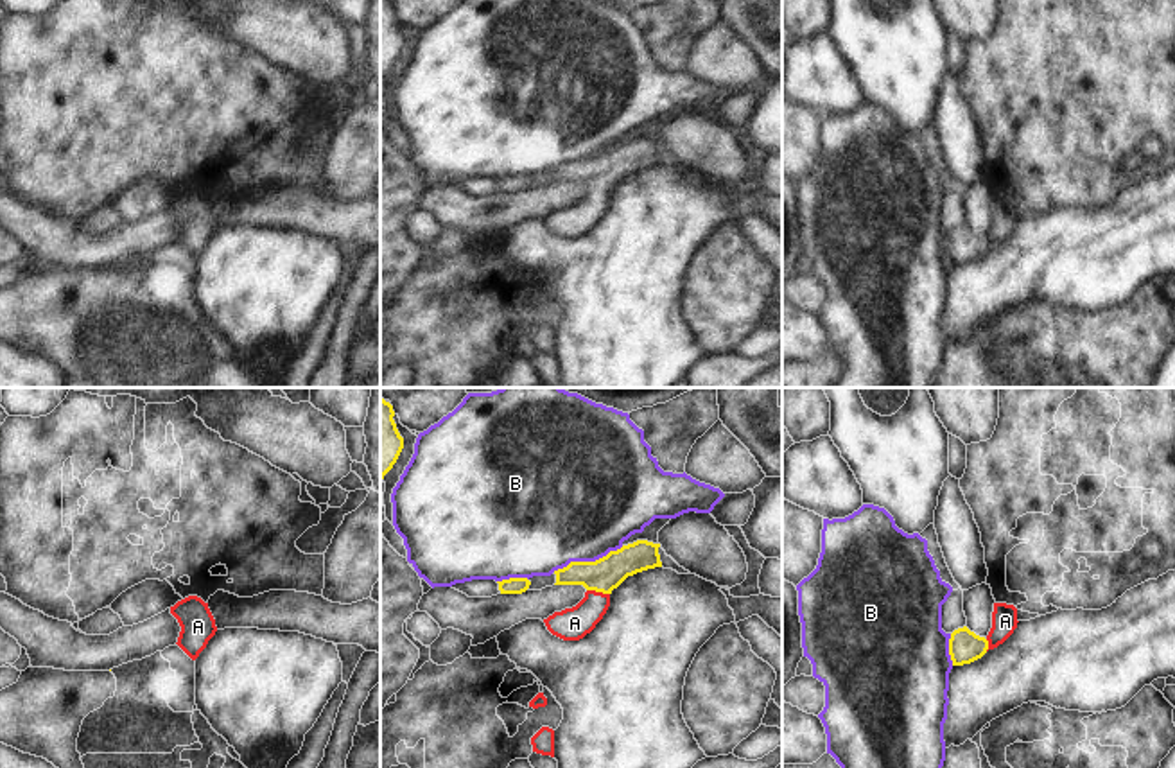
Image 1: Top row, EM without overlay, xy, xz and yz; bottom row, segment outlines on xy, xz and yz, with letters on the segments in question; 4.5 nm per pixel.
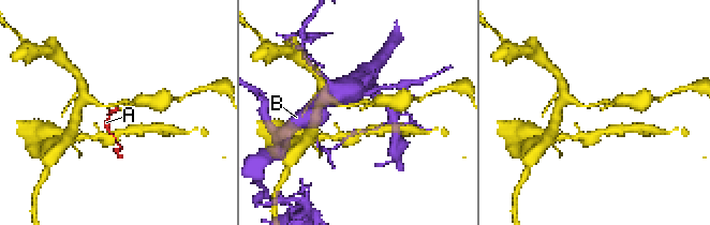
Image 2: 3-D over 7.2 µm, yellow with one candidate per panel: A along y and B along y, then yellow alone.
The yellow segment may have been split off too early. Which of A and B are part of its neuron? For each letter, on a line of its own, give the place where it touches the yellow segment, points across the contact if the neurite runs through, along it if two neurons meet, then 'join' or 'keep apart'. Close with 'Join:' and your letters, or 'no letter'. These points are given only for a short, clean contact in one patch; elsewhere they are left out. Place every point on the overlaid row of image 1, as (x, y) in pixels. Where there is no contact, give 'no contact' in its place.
A: meets yellow in xz at (598, 591); runs through xz (607, 573), (600, 580), (598, 591), (596, 602), (574, 623); join
B: meets yellow in xz at (587, 562); keep apart
Join: A

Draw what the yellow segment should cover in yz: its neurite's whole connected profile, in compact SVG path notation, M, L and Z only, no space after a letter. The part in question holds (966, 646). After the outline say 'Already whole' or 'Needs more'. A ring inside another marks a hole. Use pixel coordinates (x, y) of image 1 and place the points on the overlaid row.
M994 603L992 628L987 637L979 637L967 626L958 628L949 639L949 655L953 666L970 664L981 659L988 650L1003 644L1017 628L1017 608L1006 603Z. Needs more

